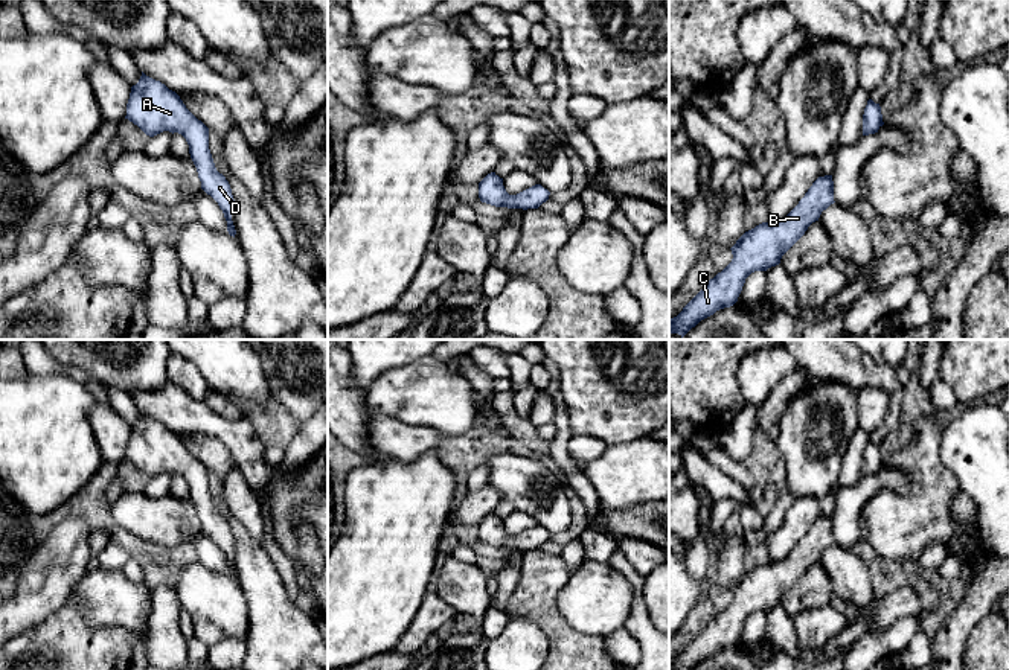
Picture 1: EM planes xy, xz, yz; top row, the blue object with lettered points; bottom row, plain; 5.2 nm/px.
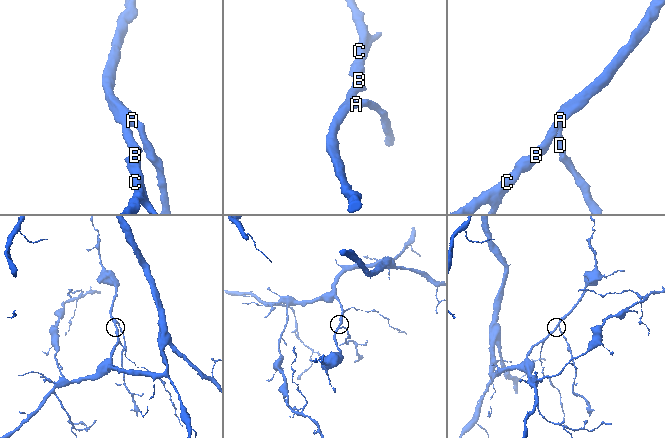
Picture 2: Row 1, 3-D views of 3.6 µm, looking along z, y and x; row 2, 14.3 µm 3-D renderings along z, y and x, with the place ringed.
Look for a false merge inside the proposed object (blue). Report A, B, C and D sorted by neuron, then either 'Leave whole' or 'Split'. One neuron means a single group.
Groups: A B C D. Leave whole

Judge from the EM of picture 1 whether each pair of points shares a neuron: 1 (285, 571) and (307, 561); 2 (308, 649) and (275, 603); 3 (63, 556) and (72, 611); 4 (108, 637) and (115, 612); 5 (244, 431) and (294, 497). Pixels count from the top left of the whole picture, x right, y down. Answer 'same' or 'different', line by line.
1: different
2: same
3: different
4: different
5: different

